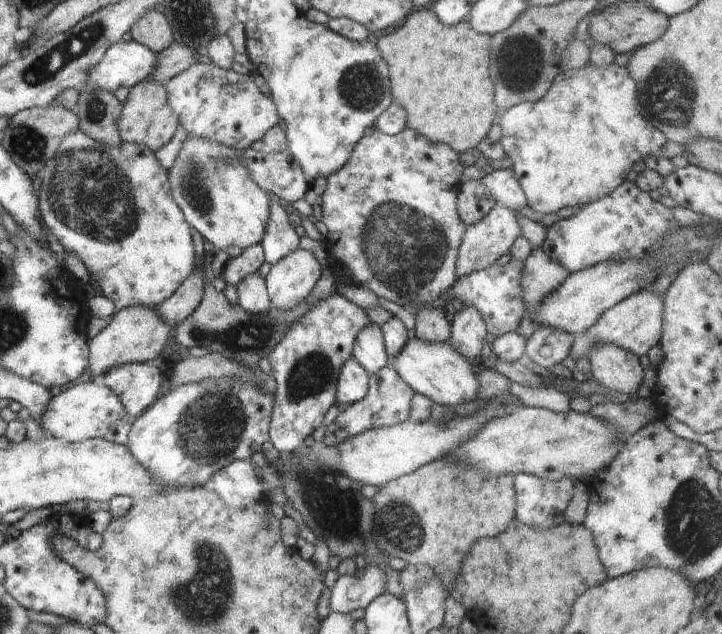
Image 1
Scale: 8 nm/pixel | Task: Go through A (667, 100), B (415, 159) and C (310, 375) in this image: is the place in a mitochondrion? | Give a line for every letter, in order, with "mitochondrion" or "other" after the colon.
A: mitochondrion
B: other
C: mitochondrion

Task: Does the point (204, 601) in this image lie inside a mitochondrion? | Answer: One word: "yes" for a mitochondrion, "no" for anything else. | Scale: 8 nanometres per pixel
yes

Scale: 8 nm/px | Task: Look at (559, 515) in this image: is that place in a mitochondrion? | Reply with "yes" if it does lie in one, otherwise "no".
no

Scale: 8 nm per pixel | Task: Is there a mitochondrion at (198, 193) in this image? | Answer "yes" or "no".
yes

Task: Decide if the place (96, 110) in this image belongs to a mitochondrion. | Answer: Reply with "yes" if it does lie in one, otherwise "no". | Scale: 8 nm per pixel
yes

